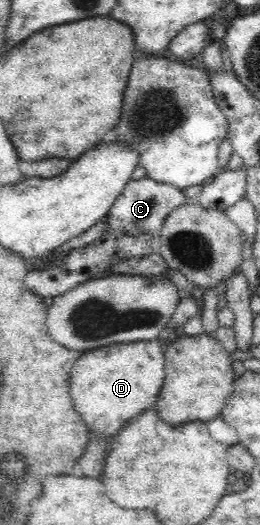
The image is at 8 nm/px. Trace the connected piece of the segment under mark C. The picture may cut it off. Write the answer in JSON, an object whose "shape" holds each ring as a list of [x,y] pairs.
{"shape":[[[145,176],[137,180],[129,180],[121,195],[117,196],[113,207],[109,209],[106,219],[105,232],[125,232],[126,235],[157,235],[167,215],[173,209],[187,202],[182,189],[159,183]]]}

